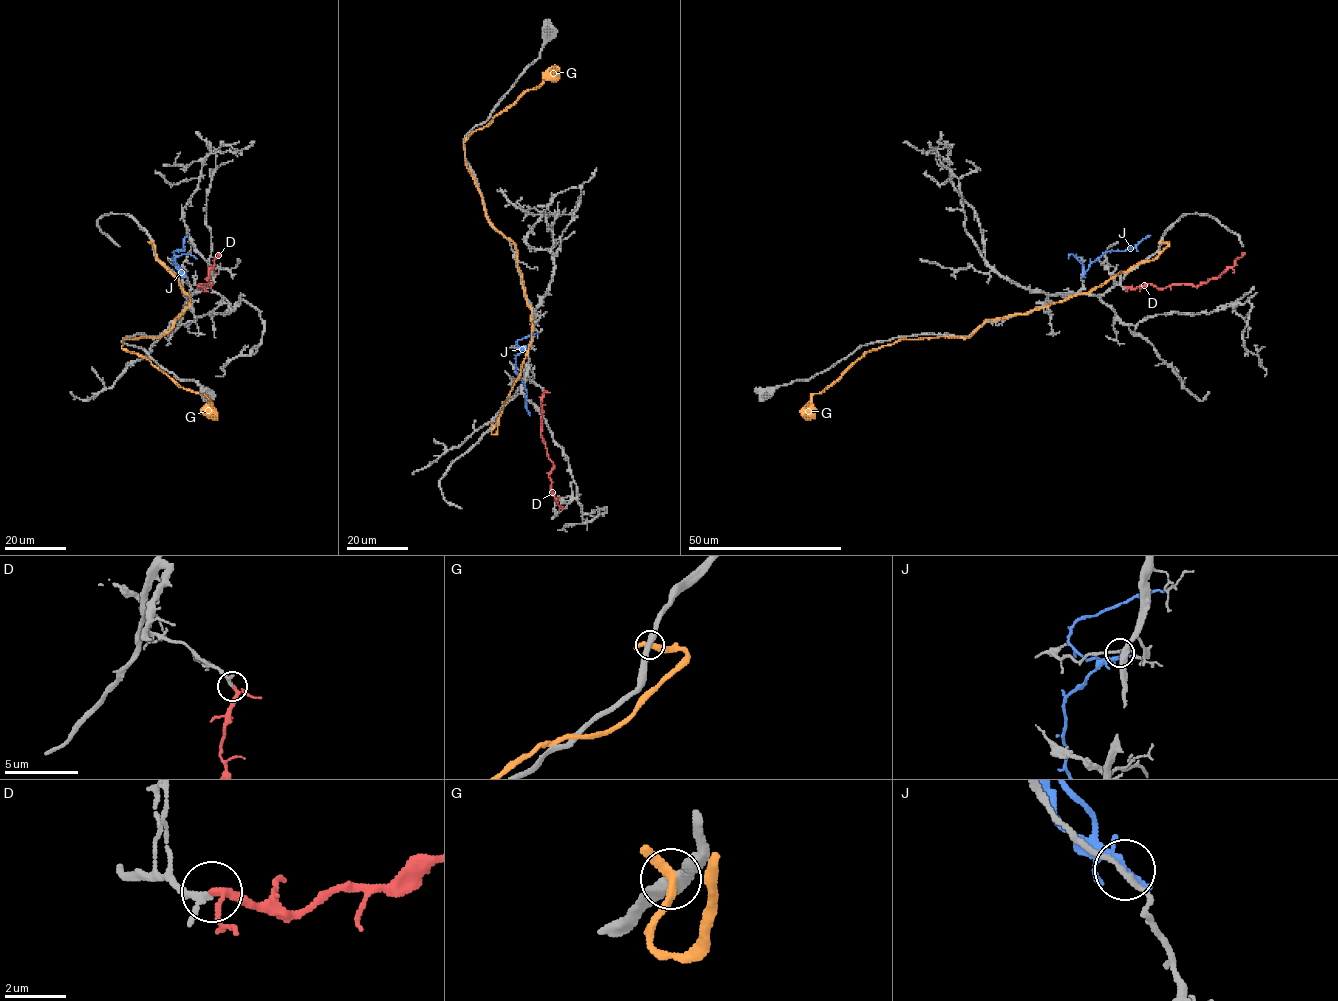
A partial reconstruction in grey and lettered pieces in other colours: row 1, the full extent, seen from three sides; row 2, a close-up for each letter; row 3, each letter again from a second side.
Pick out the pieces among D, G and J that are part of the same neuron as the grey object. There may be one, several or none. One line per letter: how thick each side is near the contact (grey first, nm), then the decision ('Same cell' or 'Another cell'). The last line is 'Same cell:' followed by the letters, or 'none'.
D: Thickness 190 nm (grey) against 190 nm. Same cell
G: Thickness 440 nm (grey) against 320 nm. Another cell
J: Thickness 160 nm (grey) against 200 nm. Another cell
Same cell: D

